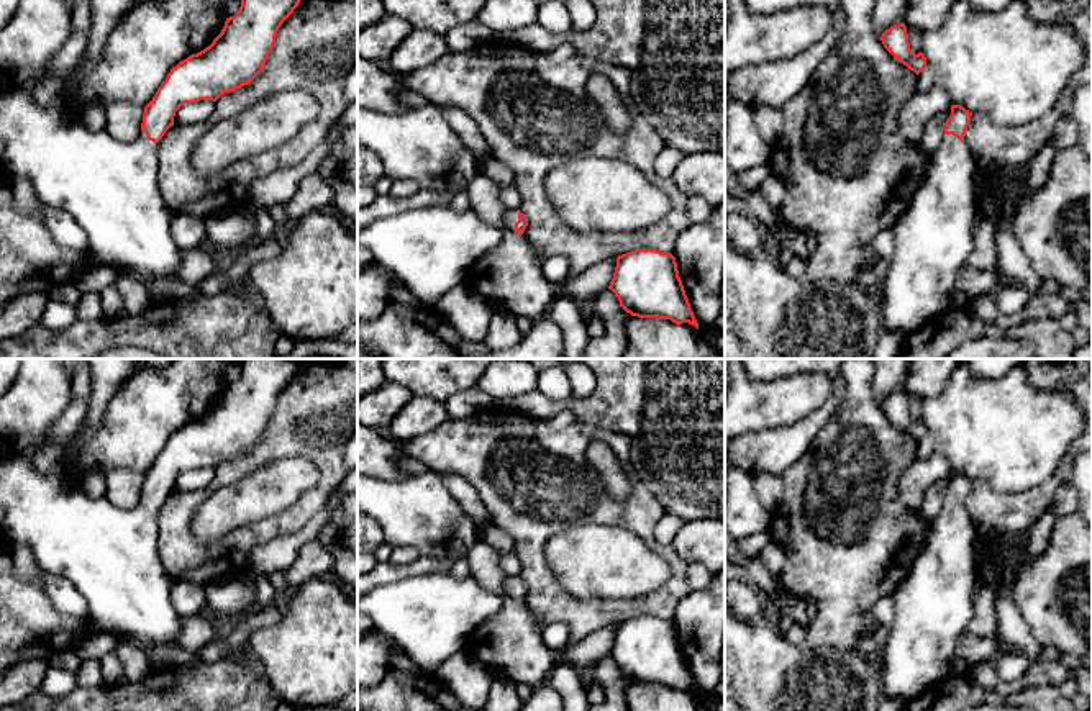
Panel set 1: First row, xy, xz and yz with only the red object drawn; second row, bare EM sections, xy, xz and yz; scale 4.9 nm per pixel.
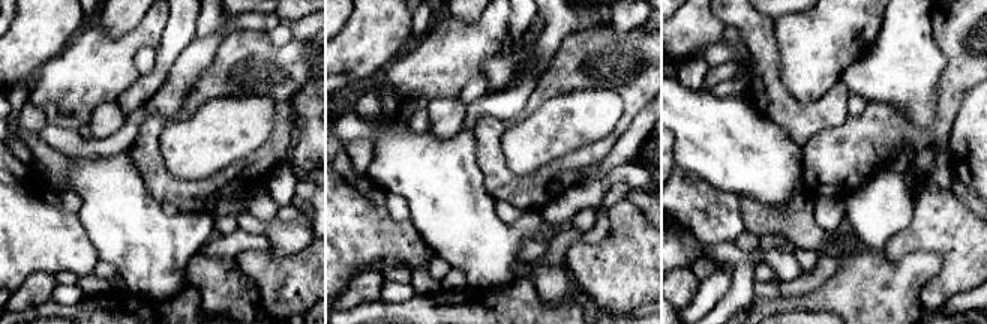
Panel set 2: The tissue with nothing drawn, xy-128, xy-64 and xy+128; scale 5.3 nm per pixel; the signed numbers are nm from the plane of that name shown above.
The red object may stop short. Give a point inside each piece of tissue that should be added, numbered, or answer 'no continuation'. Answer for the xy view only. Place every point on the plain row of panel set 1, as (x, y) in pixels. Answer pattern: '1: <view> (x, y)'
1: xy (110, 554)

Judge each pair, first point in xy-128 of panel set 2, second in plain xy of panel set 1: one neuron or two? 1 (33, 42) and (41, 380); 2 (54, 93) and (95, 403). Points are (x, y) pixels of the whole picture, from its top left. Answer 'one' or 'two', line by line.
1: one
2: two

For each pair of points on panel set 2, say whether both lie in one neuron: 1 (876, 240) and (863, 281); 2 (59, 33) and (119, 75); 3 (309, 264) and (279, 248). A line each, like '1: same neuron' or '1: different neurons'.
1: different neurons
2: different neurons
3: different neurons

